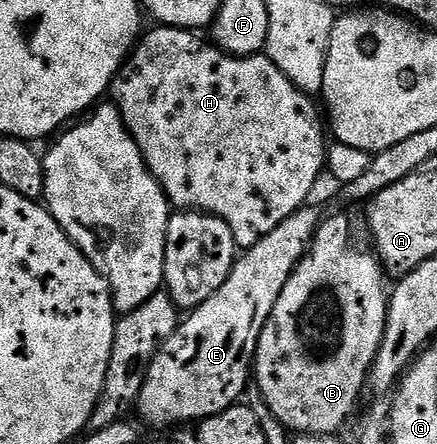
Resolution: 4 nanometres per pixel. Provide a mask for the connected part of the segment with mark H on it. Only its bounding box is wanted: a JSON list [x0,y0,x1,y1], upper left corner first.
[111,26,327,250]

